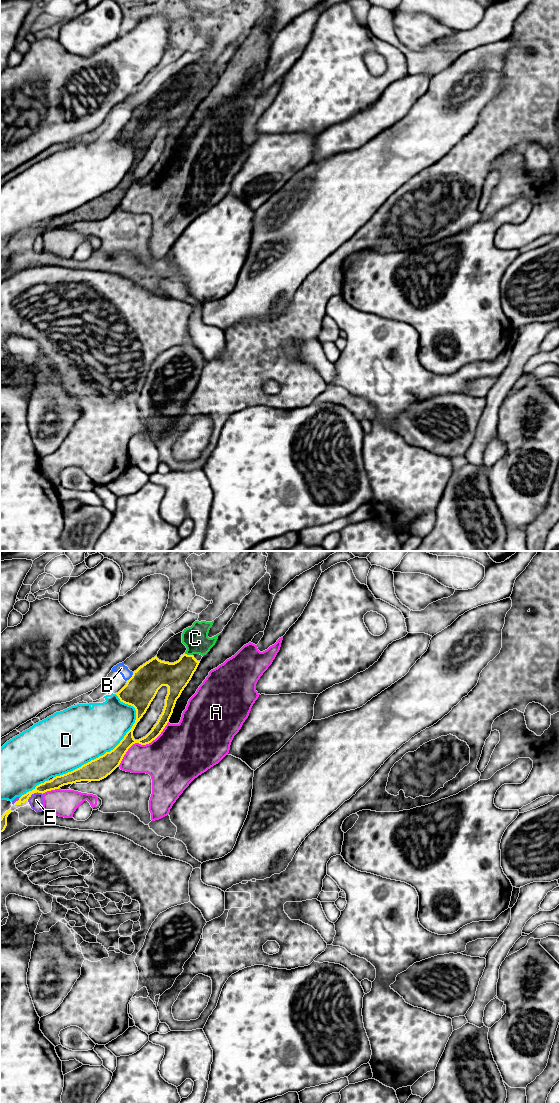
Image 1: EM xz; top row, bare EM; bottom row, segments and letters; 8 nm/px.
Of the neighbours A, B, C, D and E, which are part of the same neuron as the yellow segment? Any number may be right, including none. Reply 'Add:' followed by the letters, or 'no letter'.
Add: C

